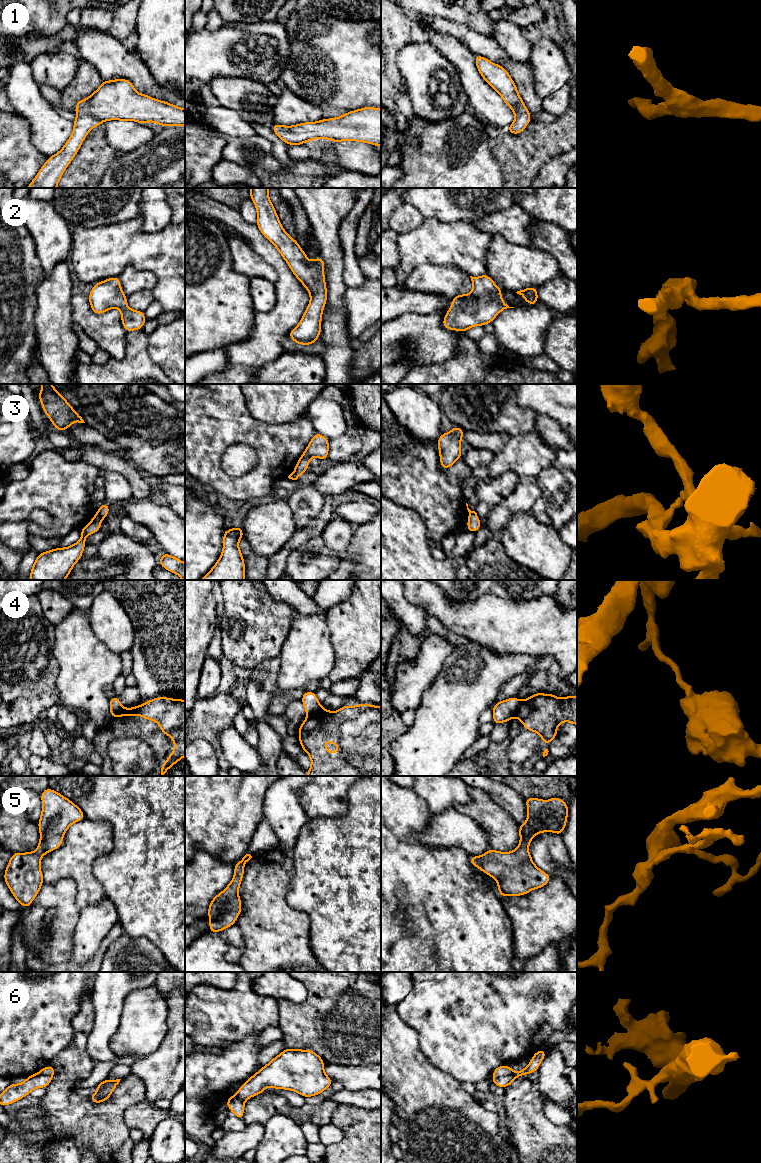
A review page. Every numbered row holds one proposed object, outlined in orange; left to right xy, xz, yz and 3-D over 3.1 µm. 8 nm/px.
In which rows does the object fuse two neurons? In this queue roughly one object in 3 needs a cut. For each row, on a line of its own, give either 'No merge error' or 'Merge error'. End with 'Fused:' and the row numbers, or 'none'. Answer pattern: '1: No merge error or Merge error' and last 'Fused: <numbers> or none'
1: No merge error
2: No merge error
3: Merge error
4: Merge error
5: No merge error
6: Merge error
Fused: 3, 4, 6

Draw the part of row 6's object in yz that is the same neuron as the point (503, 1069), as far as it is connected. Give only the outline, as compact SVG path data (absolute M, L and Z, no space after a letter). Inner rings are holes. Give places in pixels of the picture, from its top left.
M501 1065L493 1070L492 1075L502 1076L502 1075L509 1075L511 1073L512 1068L509 1065Z

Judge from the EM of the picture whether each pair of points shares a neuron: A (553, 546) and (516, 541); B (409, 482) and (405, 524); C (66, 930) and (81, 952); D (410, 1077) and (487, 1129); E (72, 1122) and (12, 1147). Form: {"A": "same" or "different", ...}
{"A": "same", "B": "different", "C": "different", "D": "same", "E": "different"}

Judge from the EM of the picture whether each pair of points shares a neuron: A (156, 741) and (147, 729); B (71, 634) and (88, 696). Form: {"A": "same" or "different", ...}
{"A": "same", "B": "same"}

